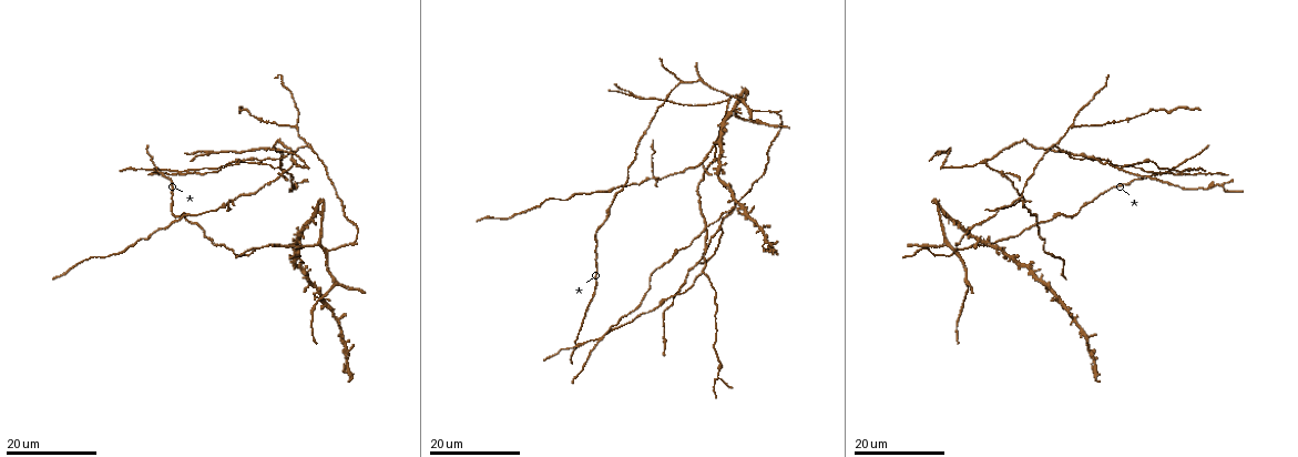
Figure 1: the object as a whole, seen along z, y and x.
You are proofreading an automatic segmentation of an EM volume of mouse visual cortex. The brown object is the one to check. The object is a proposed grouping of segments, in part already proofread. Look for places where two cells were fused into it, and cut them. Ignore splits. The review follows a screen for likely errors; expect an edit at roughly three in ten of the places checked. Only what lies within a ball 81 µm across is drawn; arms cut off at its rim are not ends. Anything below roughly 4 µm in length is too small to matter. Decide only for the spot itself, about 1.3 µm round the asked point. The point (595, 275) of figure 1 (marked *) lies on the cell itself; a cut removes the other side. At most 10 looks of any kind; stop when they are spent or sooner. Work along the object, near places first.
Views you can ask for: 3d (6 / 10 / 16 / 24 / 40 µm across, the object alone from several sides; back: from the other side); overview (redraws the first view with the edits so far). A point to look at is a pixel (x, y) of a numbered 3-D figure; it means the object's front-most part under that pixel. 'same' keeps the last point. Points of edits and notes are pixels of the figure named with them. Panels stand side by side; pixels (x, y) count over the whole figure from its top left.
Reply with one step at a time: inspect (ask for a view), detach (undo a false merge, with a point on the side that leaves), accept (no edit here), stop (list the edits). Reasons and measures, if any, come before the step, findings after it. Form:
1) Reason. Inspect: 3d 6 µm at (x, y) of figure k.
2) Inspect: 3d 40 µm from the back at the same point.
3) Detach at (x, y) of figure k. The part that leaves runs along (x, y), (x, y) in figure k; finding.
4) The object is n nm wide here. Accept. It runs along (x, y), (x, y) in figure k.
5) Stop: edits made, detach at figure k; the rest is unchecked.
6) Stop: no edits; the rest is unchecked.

Four or more arms meet. Inspect: 3d 24 µm at (653, 175) of figure 1.

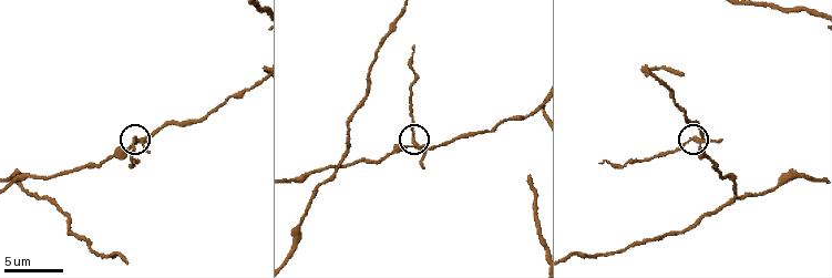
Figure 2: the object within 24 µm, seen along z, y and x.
Inspect: 3d 10 µm at (413, 145) of figure 2.

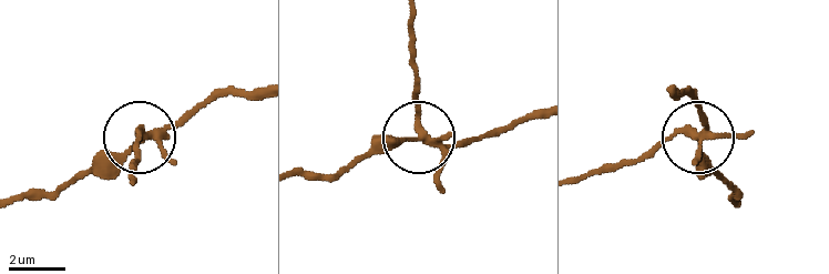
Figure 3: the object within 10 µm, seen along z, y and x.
4 arms meet here. Detach at (441, 185) of figure 3. A second cell is stuck on.

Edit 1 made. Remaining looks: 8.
See it whole again. Inspect: overview.

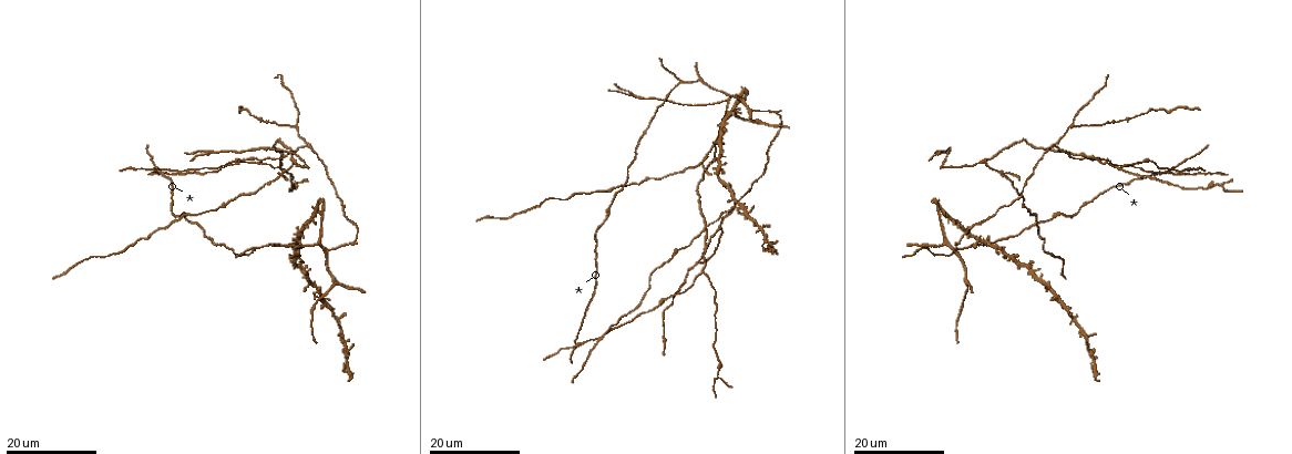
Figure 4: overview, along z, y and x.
Inspect: 3d 24 µm at (985, 164) of figure 4.

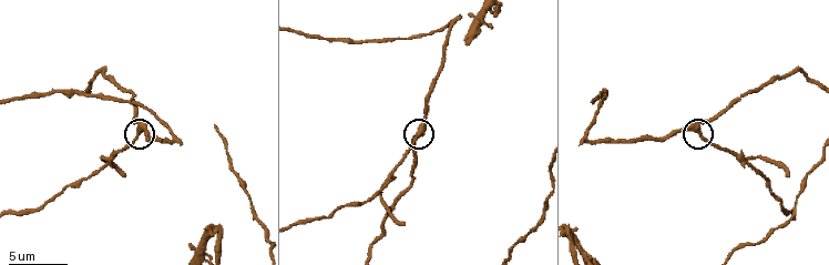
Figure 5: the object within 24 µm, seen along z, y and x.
Inspect: 3d 10 µm at (138, 133) of figure 5.

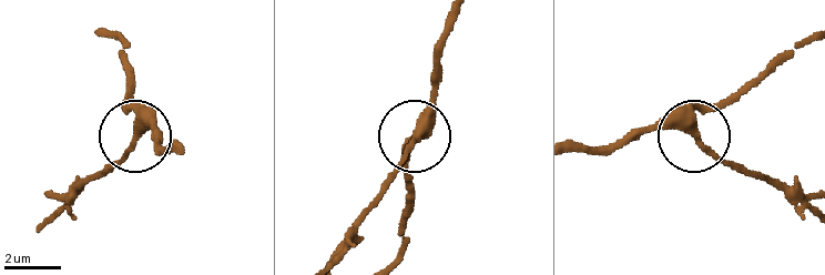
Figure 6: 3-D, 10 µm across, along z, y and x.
Accept. It runs along (815, 38), (772, 59), (708, 109), (691, 133), (632, 131) in figure 6; continuous, no second cell.

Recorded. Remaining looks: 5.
Arms part here. Inspect: 3d 16 µm at (702, 272) of figure 4.

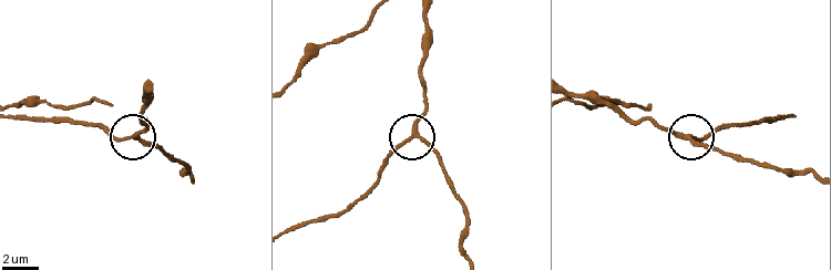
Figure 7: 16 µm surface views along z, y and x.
Inspect: 3d 6 µm at (140, 139) of figure 7.

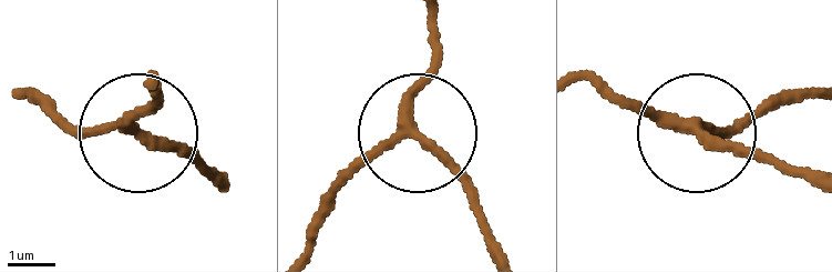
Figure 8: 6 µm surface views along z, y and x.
Accept. It runs along (815, 92), (780, 92), (725, 129), (700, 129), (800, 172) in figure 8; one cell here.

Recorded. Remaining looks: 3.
A fork. Inspect: 3d 24 µm at (256, 246) of figure 4.

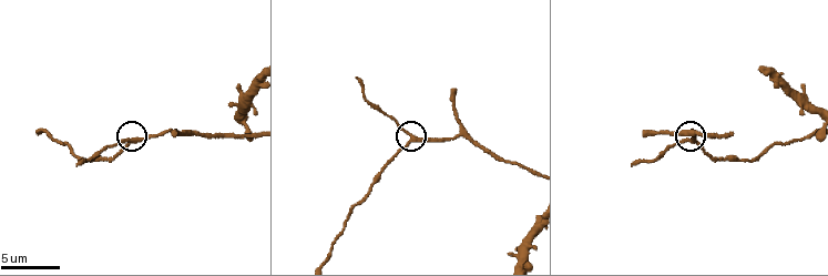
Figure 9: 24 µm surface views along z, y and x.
Zoom in. Inspect: 3d 6 µm at (133, 140) of figure 9.

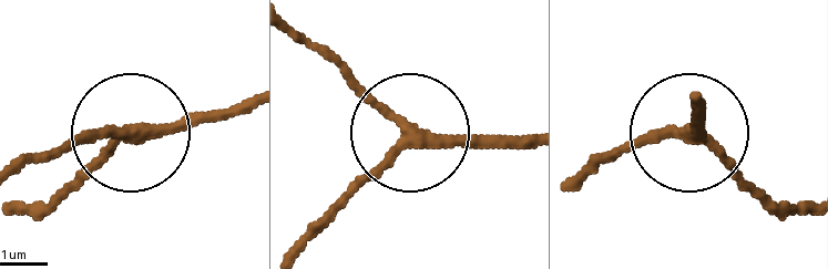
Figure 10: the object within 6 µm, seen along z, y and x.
The object is 230 nm wide here. Accept. It runs along (803, 210), (755, 199), (680, 127), (592, 152) in figure 10; all the same cell.

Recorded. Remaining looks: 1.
Stop: edits made, detach at figure 3; the rest is unchecked.

